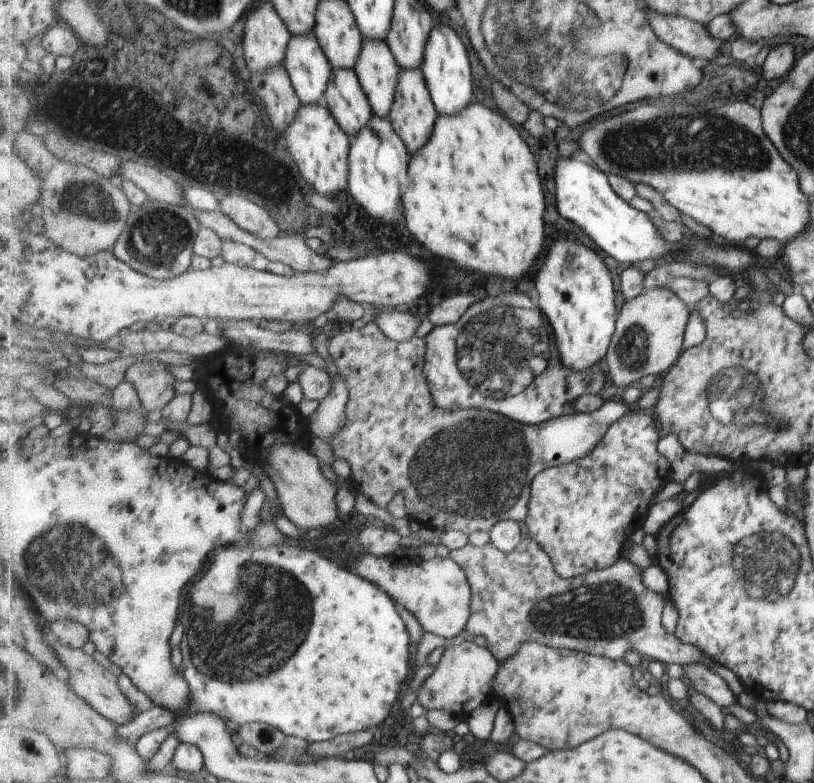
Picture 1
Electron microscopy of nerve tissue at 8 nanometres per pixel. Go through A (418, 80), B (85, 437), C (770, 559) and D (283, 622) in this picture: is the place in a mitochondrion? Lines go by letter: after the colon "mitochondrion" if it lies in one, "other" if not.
A: other
B: other
C: mitochondrion
D: mitochondrion

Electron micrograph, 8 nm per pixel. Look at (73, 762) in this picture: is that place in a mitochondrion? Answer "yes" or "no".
no

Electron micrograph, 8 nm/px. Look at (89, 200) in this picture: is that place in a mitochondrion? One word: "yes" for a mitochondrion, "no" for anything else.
yes

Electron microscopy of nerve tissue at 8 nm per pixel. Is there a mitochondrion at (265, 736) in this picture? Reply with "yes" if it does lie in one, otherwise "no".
no

